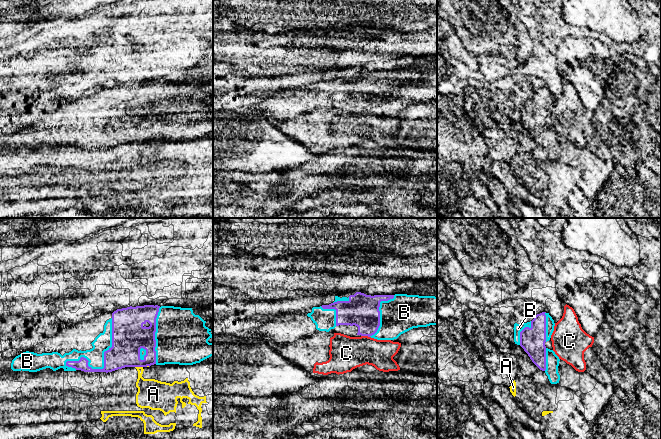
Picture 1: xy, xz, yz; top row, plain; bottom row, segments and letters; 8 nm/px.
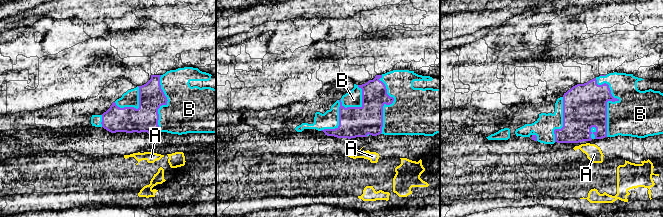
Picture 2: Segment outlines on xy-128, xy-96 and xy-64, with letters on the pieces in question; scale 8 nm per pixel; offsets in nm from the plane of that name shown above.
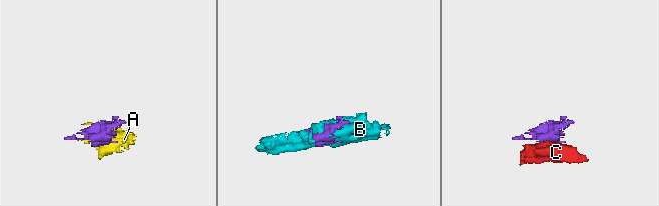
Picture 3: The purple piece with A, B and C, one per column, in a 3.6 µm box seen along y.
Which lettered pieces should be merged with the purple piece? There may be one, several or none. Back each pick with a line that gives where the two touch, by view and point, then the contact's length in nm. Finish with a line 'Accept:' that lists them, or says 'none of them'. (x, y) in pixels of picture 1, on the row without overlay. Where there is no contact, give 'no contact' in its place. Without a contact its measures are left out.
B: contact xy (104, 141); length 550 nm
Accept: B

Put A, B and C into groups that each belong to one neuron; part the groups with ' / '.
A / B / C

